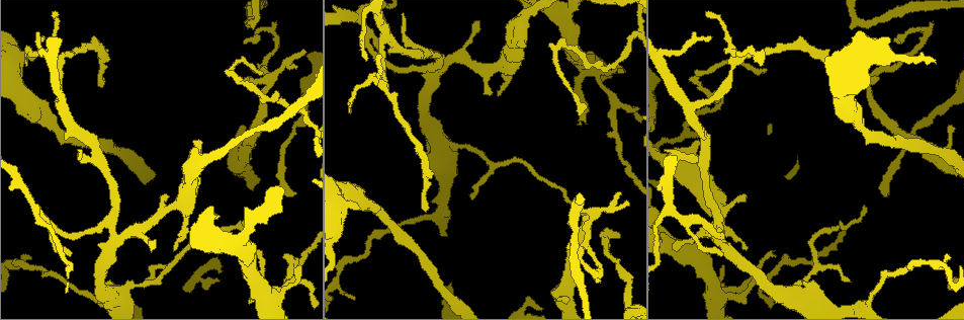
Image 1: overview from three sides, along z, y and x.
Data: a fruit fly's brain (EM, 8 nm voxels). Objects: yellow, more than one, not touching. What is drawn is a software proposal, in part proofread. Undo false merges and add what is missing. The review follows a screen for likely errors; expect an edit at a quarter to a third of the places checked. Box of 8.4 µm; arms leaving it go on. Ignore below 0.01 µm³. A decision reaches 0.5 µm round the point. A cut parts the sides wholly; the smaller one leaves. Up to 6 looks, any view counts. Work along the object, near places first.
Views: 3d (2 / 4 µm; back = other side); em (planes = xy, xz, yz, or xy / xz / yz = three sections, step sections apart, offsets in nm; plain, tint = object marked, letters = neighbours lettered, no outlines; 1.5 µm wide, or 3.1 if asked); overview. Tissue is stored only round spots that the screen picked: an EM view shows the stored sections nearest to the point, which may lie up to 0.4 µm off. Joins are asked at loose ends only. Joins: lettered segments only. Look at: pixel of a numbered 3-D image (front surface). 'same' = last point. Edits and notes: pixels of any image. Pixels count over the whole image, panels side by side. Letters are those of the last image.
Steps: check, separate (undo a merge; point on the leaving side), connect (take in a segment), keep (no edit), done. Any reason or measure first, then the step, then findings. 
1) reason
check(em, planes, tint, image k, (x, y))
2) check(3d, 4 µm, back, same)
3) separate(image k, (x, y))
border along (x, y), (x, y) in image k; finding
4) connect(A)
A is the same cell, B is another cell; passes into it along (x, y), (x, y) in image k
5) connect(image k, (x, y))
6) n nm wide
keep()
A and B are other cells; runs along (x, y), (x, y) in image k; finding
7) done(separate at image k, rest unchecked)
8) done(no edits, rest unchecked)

thin end
check(em, xz, step 4, letters, image 1, (774, 256))

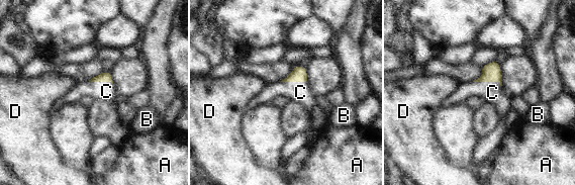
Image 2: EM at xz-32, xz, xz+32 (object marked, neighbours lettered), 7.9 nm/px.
connect(C)
C is the same cell, A, B and D are other cells; the neuron continues

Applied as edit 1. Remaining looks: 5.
end of a long branch
check(em, planes, letters, image 1, (619, 235))

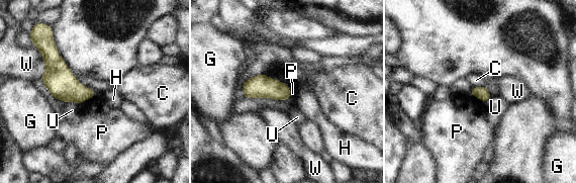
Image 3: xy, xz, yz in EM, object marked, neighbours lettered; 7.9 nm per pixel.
100 nm wide; W touches over 220 nm
keep()
C, G, H, P, U and W are other cells; none of them fits

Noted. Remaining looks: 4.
free end
check(em, planes, letters, image 1, (761, 64))

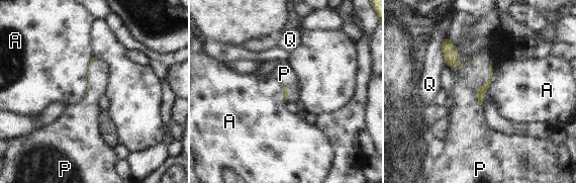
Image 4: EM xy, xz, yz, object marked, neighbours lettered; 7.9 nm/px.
connect(P)
P is the same cell, A and Q are other cells; passes into it along (480, 93), (485, 83), (468, 80) in image 4; the neuron continues

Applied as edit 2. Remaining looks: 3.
done(connect at image 2, connect at image 4, rest unchecked)

